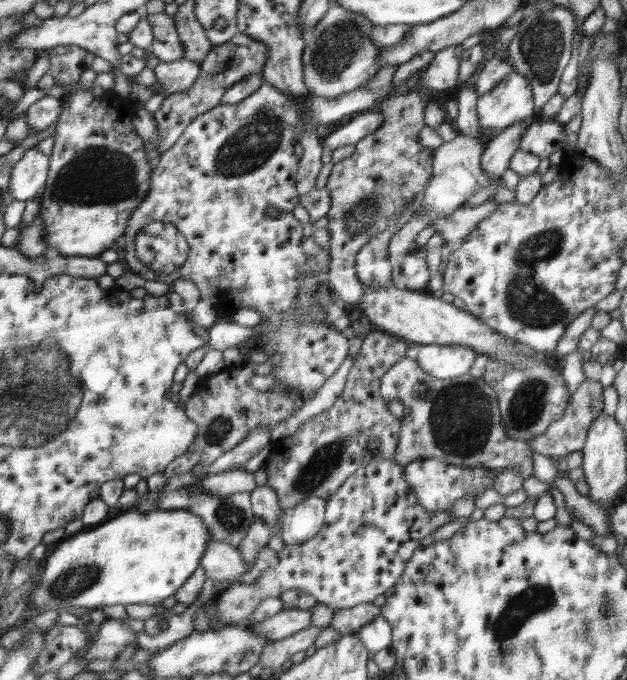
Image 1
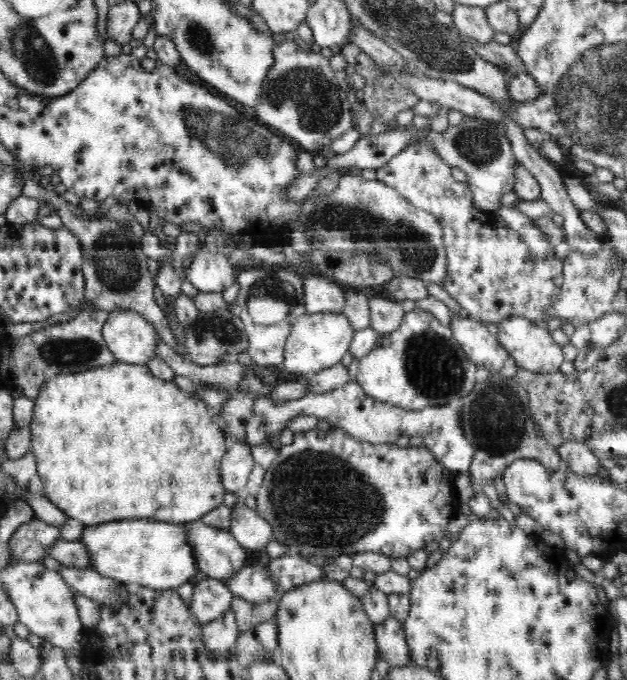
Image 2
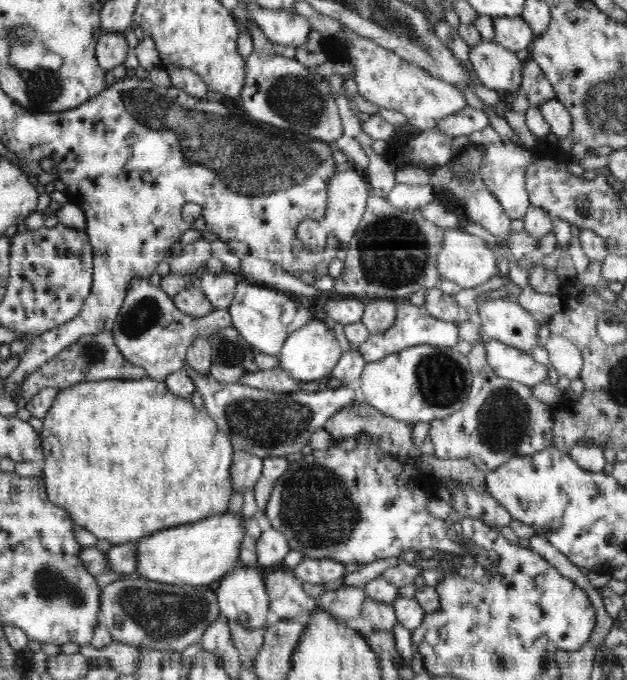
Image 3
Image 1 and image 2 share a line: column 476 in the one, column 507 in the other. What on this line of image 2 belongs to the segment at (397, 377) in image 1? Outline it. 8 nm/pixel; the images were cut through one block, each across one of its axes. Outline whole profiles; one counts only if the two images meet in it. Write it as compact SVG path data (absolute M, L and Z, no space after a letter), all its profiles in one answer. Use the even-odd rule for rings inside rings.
M496 373L490 375L487 380L478 382L470 391L470 394L462 397L462 404L459 408L463 432L474 448L474 458L469 468L473 482L482 485L494 482L502 476L511 462L521 458L537 460L552 471L559 468L559 465L563 462L557 448L546 442L542 437L542 433L538 431L538 426L534 424L533 418L530 416L527 390L518 385L514 378L500 377Z

